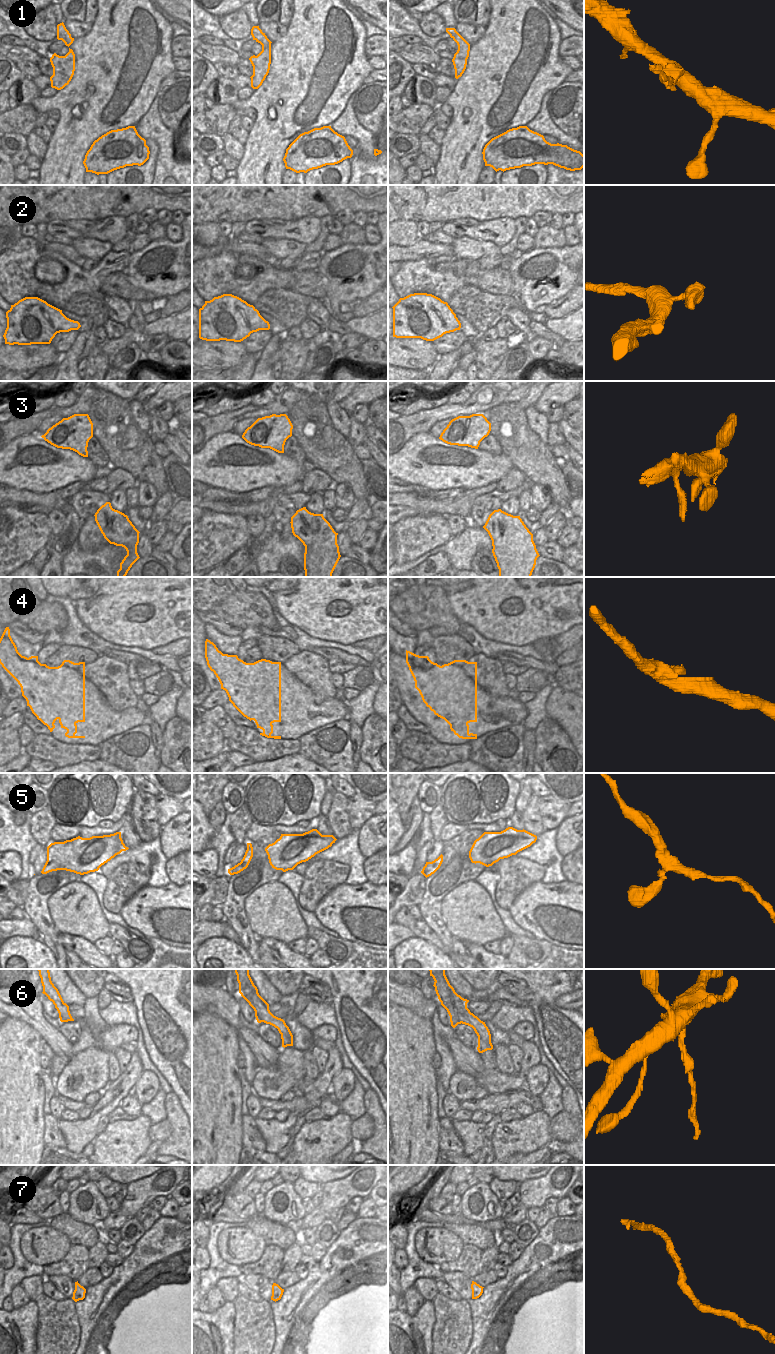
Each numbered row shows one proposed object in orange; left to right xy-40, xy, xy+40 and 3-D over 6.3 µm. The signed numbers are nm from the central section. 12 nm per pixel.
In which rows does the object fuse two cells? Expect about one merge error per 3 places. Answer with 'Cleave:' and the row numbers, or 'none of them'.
Cleave: 1, 2, 3, 6

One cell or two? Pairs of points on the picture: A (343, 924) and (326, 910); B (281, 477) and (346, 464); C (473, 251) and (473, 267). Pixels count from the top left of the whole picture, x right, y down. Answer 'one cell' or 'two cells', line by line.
A: one cell
B: two cells
C: two cells

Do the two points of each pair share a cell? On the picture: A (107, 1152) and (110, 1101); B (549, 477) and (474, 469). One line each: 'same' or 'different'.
A: different
B: different

